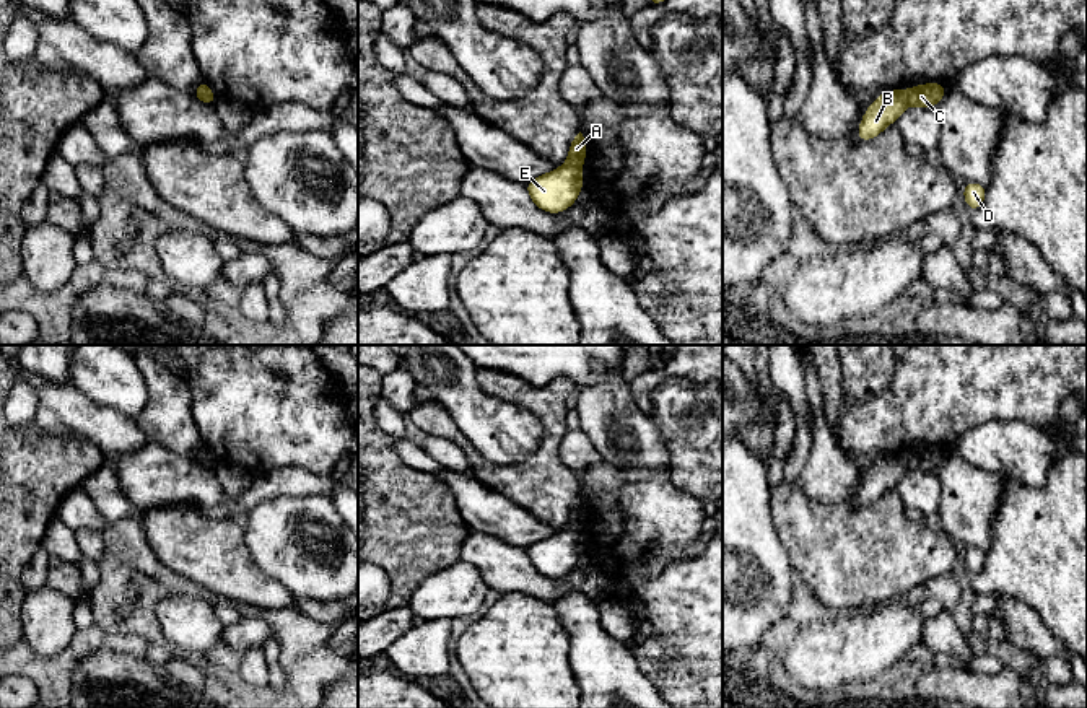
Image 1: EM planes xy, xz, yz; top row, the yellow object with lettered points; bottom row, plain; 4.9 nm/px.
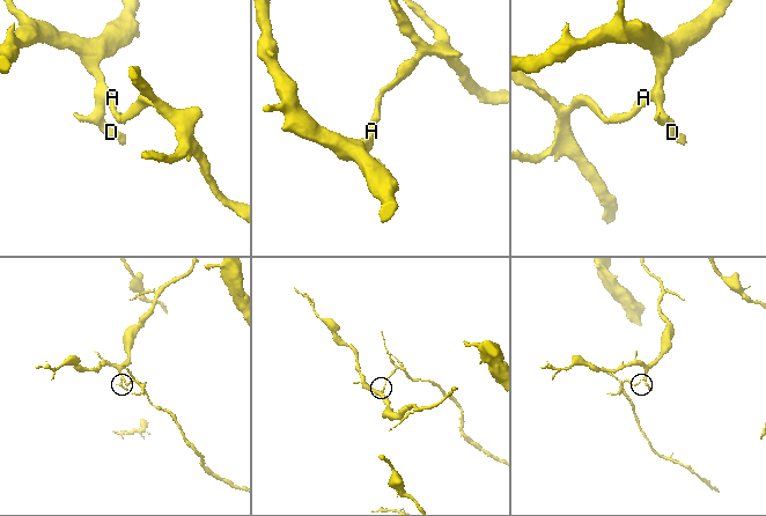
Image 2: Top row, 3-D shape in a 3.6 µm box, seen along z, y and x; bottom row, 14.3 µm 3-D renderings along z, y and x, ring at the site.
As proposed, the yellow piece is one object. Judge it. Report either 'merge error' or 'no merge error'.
merge error

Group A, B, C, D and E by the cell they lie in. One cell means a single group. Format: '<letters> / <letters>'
A B / C D E

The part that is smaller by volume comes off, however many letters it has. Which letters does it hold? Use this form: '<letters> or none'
A, B

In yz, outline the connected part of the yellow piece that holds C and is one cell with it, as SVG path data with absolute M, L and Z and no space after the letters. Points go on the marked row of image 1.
M939 83L919 85L908 90L908 104L921 107L934 107L949 86Z

